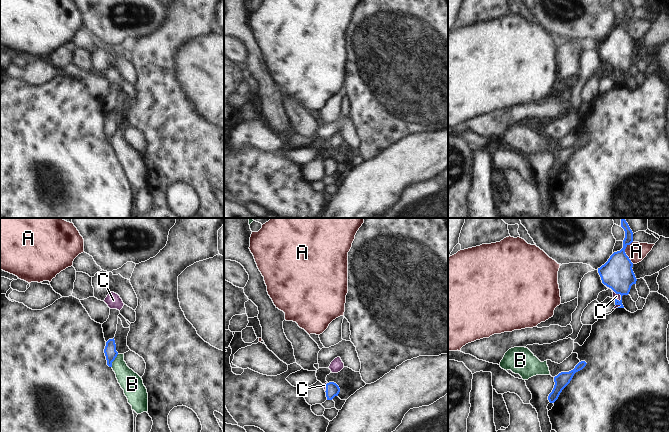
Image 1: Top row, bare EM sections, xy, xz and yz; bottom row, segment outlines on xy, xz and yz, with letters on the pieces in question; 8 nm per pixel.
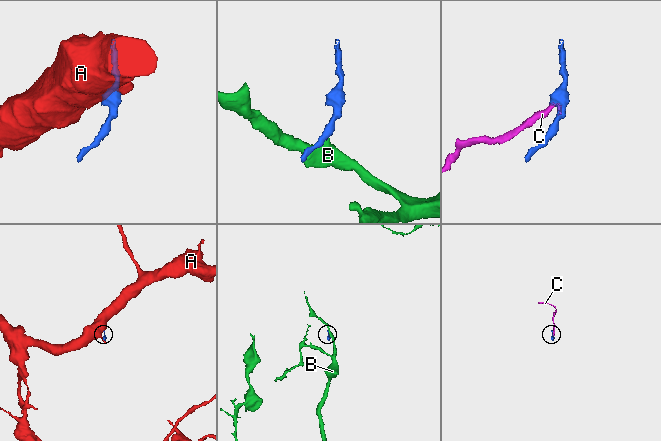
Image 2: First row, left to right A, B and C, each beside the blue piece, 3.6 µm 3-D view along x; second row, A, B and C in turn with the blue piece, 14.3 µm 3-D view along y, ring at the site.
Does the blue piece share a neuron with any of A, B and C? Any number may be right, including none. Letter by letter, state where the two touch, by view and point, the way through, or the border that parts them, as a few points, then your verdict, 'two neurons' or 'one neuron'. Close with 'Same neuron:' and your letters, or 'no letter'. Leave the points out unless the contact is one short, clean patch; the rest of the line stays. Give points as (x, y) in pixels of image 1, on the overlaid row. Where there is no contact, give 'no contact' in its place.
A: yz (624, 252) | along yz (632, 241), (626, 247), (625, 254), (633, 263) | two neurons
B: xy (114, 359) | two neurons
C: yz (616, 293) | across yz (617, 273), (616, 293), (616, 296) | one neuron
Same neuron: C

